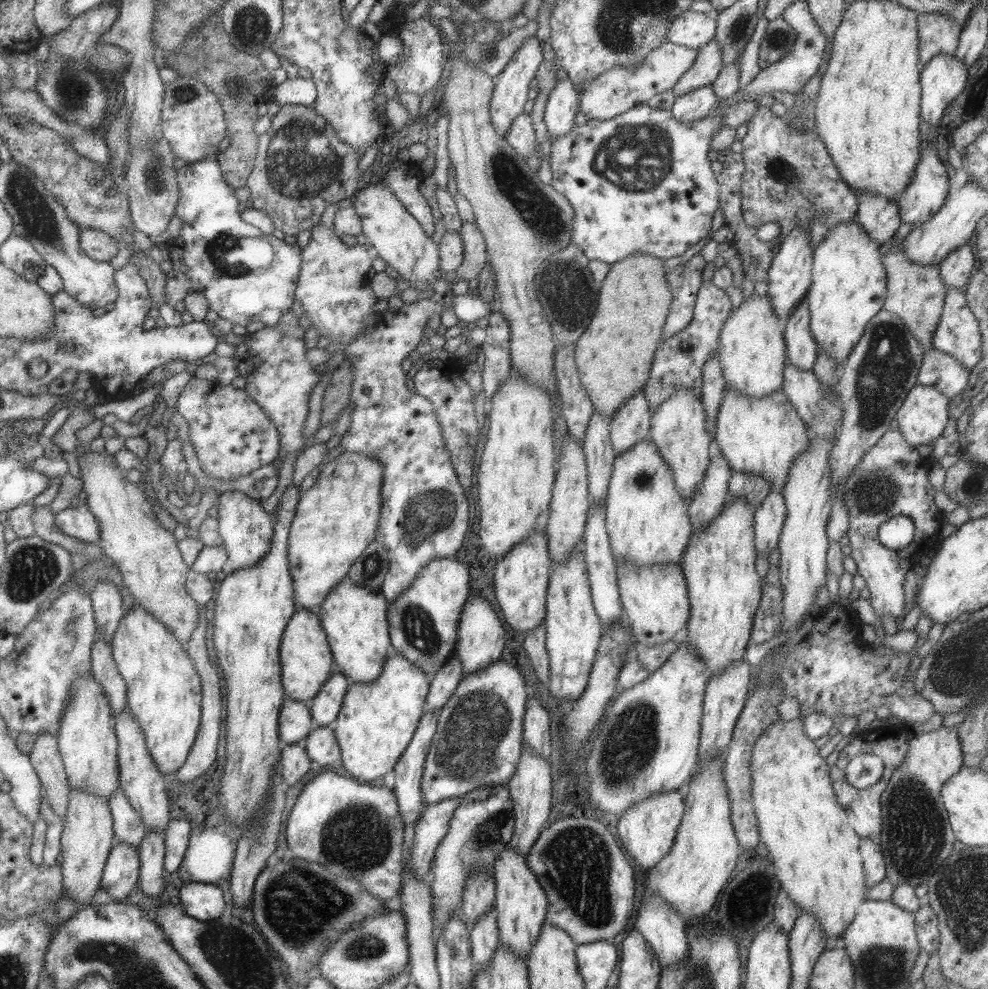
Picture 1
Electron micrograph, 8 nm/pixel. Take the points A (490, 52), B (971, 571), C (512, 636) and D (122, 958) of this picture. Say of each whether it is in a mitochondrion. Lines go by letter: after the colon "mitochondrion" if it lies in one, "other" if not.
A: other
B: other
C: other
D: mitochondrion

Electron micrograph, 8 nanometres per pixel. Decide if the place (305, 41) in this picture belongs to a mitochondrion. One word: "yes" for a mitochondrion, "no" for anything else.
no

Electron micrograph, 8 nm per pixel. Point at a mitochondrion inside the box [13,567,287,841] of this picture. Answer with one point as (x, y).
(70, 624)

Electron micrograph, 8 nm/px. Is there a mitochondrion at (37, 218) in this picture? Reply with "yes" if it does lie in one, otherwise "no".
yes

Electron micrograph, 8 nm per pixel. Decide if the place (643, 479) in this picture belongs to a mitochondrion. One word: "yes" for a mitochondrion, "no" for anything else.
yes

